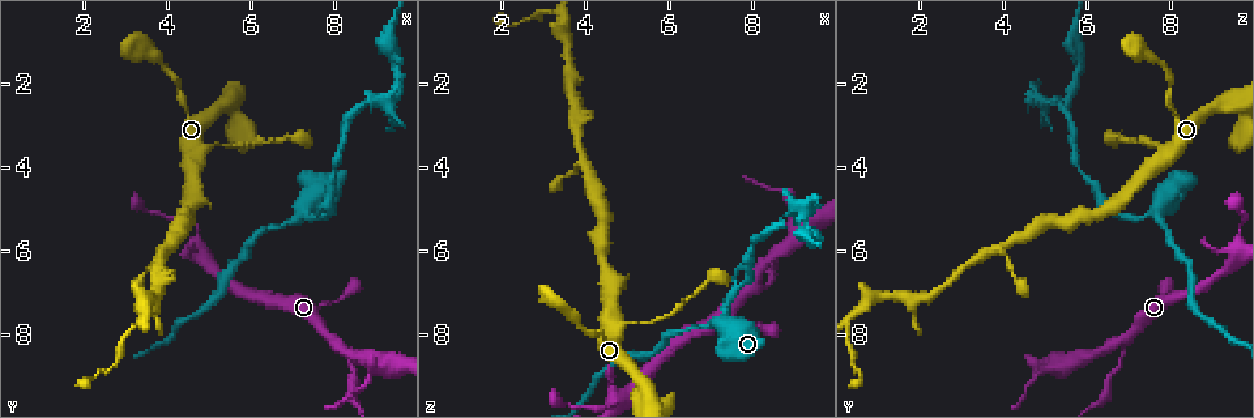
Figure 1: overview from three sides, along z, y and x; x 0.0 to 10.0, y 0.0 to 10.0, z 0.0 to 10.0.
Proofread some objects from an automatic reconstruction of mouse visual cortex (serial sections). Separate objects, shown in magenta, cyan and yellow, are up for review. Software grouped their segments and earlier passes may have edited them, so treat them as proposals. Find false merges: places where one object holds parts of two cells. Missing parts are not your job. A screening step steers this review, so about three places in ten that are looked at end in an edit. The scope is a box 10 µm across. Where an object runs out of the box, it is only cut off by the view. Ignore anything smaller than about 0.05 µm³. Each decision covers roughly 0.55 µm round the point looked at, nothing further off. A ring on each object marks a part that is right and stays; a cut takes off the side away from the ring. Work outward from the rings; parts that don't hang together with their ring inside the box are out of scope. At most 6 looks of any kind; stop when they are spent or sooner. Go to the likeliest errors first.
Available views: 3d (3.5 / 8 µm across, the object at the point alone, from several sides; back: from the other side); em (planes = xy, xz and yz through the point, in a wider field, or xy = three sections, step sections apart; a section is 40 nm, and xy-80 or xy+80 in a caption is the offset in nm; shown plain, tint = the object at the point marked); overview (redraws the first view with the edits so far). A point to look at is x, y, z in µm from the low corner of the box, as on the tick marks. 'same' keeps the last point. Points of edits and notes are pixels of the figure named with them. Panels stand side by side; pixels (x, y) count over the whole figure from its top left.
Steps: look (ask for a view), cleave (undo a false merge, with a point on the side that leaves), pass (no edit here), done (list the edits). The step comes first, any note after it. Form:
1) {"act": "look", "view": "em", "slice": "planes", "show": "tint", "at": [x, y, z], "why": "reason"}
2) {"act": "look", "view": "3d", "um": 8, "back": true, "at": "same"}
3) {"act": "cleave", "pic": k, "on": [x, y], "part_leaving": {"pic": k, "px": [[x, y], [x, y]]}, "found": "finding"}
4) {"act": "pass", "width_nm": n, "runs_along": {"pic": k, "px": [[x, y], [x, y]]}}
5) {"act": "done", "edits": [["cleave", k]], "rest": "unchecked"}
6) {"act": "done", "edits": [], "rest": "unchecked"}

{"act": "look", "view": "3d", "um": 3.5, "at": [8.00, 8.20, 6.85], "why": "arms run side by side"}

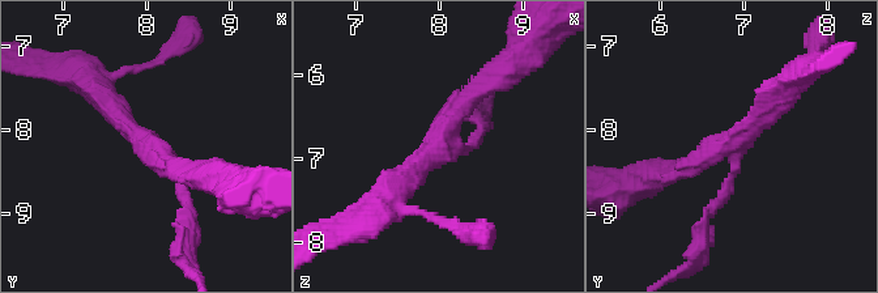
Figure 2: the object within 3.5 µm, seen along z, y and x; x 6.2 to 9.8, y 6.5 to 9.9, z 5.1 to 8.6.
{"act": "look", "view": "em", "slice": "xy", "step": 3, "show": "tint", "at": [8.00, 8.10, 6.85]}

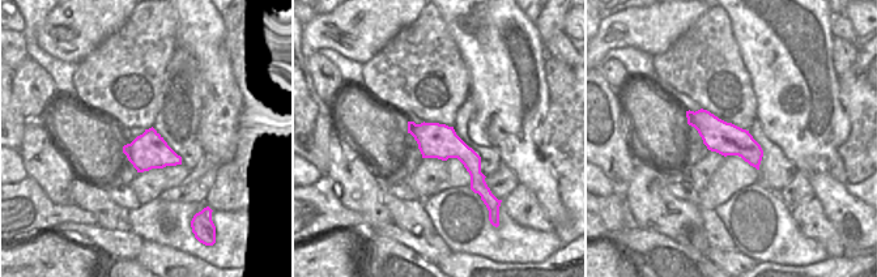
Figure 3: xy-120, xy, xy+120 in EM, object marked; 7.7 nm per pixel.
{"act": "pass", "arms": 3, "arm_widths_nm": [150, 250, 350], "runs_along": {"pic": 3, "px": [[411, 124], [454, 146], [481, 191]]}, "found": "all the same cell"}

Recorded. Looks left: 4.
{"act": "look", "view": "3d", "um": 3.5, "at": [7.00, 5.35, 7.75], "why": "small branch off a trunk"}

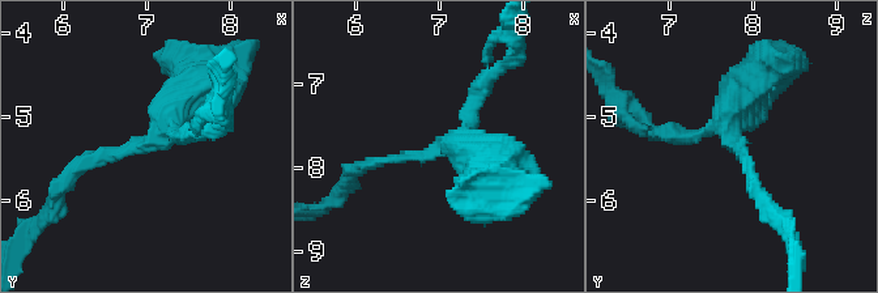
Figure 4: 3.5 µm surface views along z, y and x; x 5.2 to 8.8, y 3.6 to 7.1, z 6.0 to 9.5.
{"act": "look", "view": "em", "slice": "xy", "step": 1, "show": "tint", "at": [7.00, 5.30, 7.80], "why": "now the EM"}

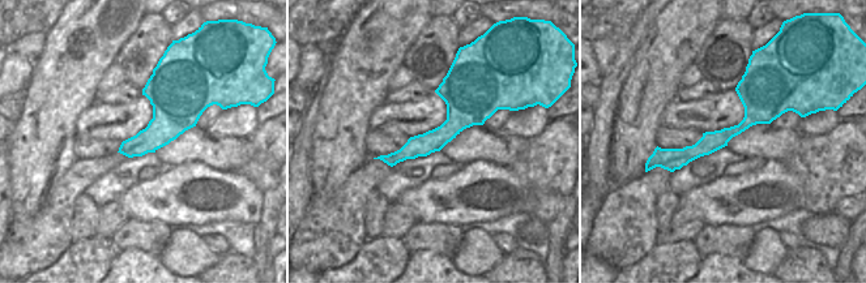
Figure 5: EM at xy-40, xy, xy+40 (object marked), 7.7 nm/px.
{"act": "look", "view": "em", "slice": "xy", "step": 5, "show": "tint", "at": "same", "why": "cut it another way"}

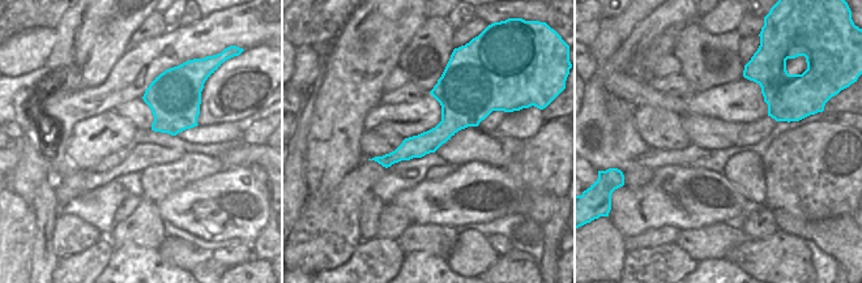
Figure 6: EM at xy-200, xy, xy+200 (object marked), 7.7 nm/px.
{"act": "pass", "runs_along": {"pic": 4, "px": [[205, 77], [149, 143], [72, 174]]}, "found": "one cell here"}

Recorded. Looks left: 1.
{"act": "done", "edits": [], "rest": "unchecked"}

